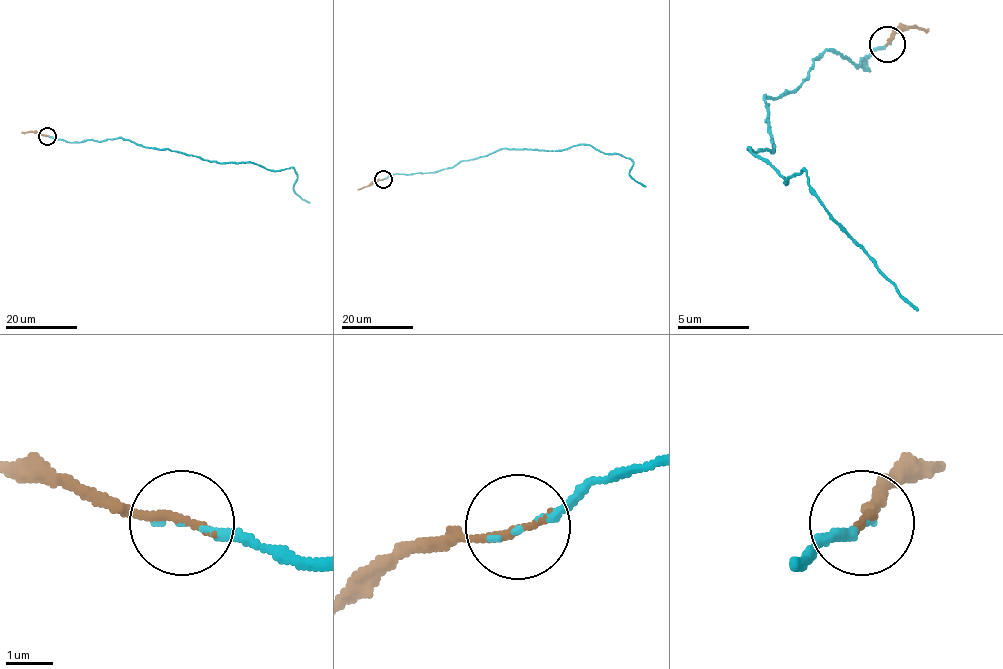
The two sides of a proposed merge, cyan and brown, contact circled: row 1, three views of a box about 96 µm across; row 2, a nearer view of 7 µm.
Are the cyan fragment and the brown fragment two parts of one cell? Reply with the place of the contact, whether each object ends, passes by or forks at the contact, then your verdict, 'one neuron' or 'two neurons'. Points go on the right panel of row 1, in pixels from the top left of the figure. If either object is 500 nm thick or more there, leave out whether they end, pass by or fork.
place (887, 44); cyan ends; brown ends; one neuron

